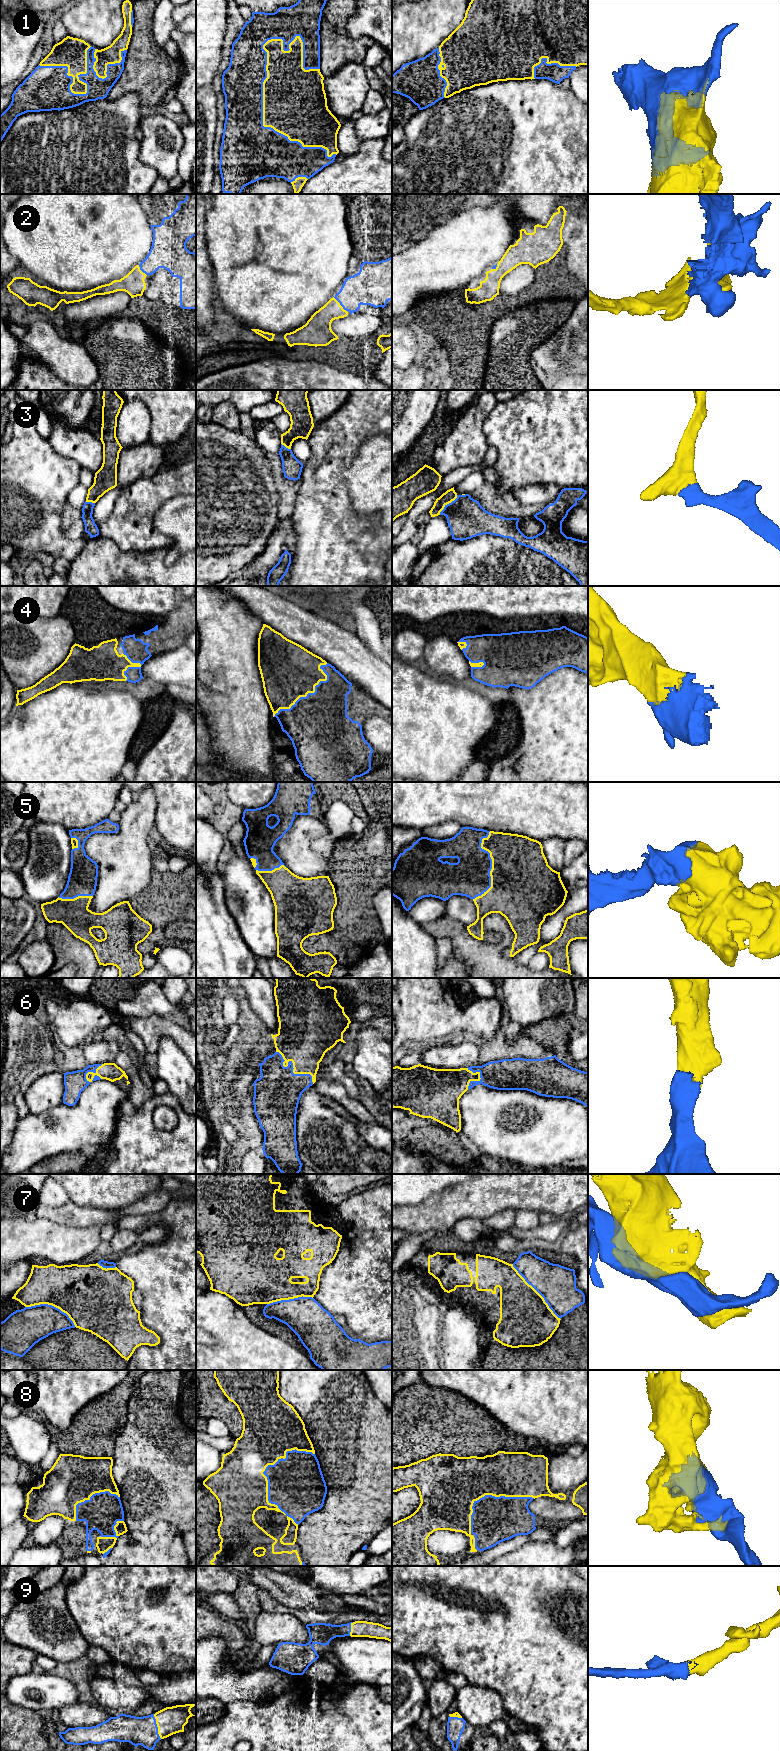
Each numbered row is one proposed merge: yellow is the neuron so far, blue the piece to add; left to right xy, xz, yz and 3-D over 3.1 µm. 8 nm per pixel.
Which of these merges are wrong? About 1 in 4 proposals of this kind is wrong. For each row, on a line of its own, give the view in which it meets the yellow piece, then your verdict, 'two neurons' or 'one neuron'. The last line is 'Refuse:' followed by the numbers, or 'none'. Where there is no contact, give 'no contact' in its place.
1: meets yellow in xz; one neuron
2: meets yellow in xz; one neuron
3: meets yellow in yz; one neuron
4: meets yellow in xz; one neuron
5: meets yellow in yz; one neuron
6: meets yellow in xz; one neuron
7: meets yellow in yz; two neurons
8: meets yellow in xz; one neuron
9: meets yellow in xy; one neuron
Refuse: 7

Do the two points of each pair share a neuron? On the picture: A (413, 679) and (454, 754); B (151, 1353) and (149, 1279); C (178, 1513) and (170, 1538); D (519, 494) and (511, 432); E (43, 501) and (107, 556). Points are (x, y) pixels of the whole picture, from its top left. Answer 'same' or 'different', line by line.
A: same
B: same
C: different
D: different
E: different

